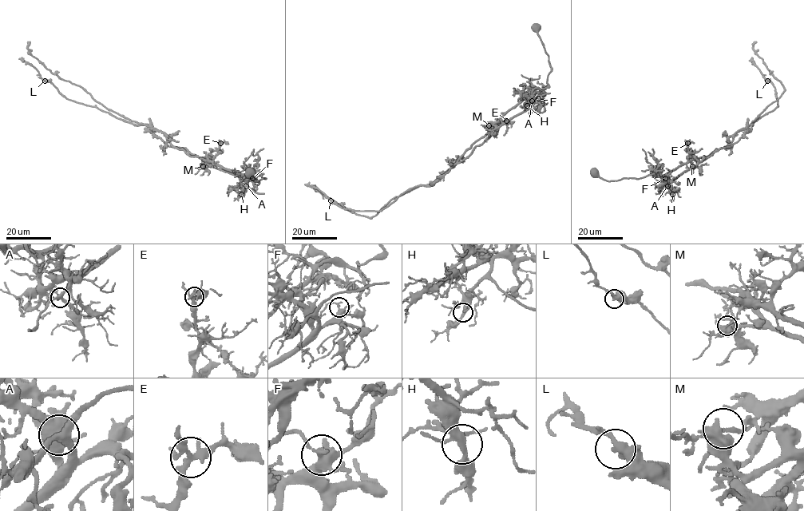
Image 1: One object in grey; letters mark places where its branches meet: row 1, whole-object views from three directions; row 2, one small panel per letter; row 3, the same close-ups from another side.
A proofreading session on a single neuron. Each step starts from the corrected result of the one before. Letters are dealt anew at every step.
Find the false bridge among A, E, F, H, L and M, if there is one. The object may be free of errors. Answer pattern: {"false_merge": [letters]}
{"false_merge": ["M"]}

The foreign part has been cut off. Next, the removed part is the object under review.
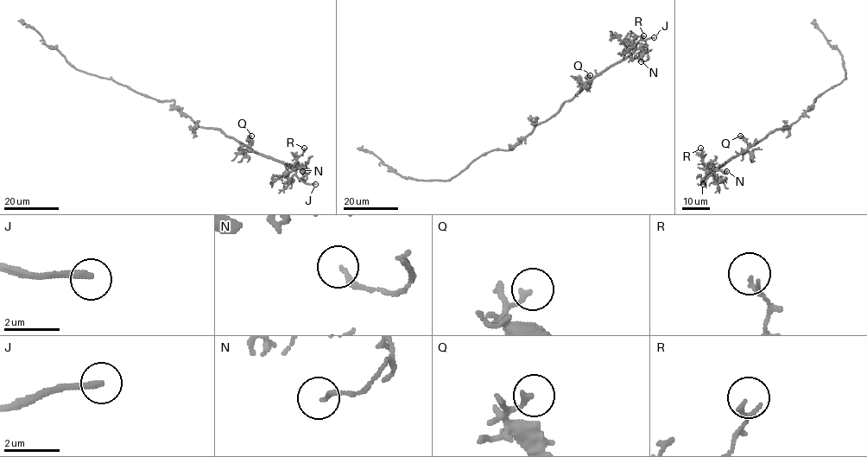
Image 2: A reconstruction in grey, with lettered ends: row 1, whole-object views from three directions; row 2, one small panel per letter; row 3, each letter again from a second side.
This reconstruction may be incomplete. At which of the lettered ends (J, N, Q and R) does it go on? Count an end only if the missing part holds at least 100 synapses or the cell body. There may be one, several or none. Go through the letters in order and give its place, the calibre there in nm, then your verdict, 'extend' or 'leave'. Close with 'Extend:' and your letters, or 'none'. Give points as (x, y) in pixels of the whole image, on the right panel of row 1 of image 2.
J: at (703, 184); 240 nm thick; extend
N: at (726, 171); 180 nm thick; leave
Q: at (740, 136); 170 nm thick; leave
R: at (700, 148); 170 nm thick; leave
Extend: J

